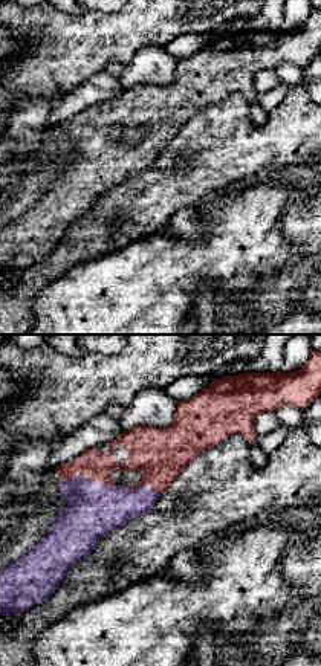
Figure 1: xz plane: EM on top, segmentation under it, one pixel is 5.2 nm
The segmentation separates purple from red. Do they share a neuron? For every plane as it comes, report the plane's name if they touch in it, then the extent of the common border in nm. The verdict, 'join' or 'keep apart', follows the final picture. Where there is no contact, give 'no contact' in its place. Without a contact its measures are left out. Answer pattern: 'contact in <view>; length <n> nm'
contact in xz; length 280 nm

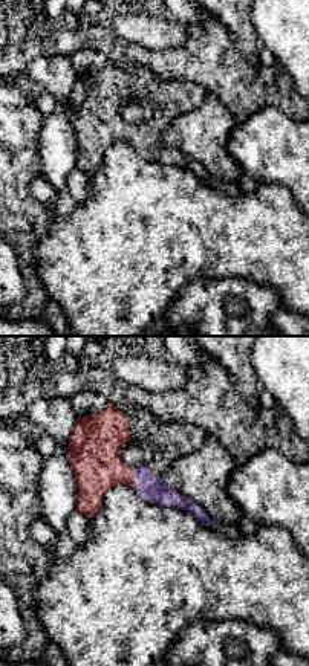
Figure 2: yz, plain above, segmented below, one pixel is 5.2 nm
contact in yz; length 120 nm

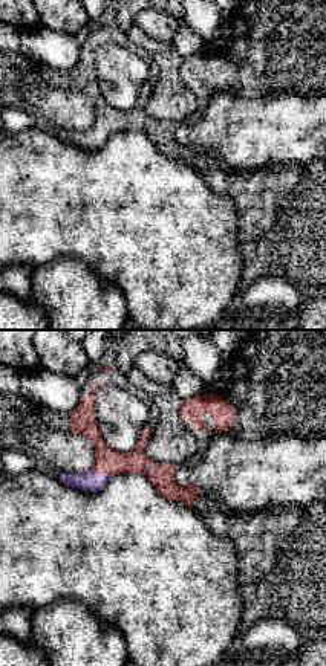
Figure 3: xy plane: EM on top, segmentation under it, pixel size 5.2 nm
contact in xy; length 120 nm

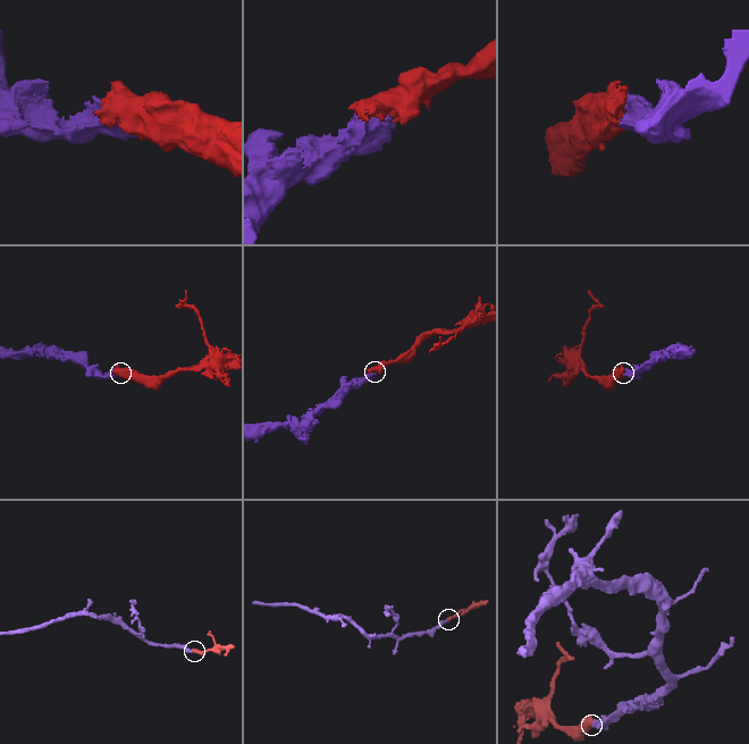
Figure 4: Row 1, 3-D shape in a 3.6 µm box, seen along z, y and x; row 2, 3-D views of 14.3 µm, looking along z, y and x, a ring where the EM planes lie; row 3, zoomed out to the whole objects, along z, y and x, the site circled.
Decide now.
join

